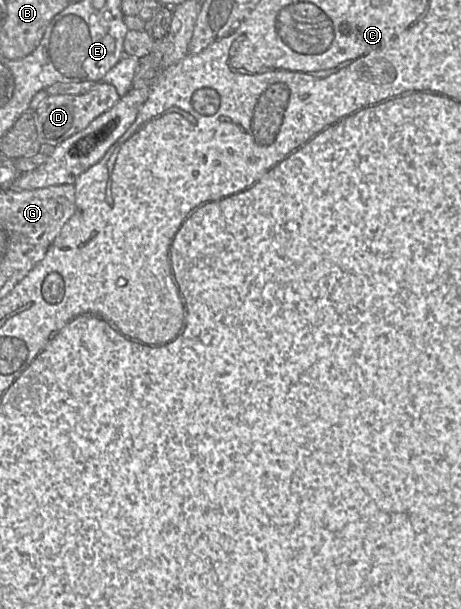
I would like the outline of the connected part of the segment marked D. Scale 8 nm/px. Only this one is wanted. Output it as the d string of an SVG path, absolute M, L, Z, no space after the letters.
M97 82L85 94L48 96L35 110L40 144L57 146L73 134L86 128L96 117L114 106L120 98L115 87L104 82Z

